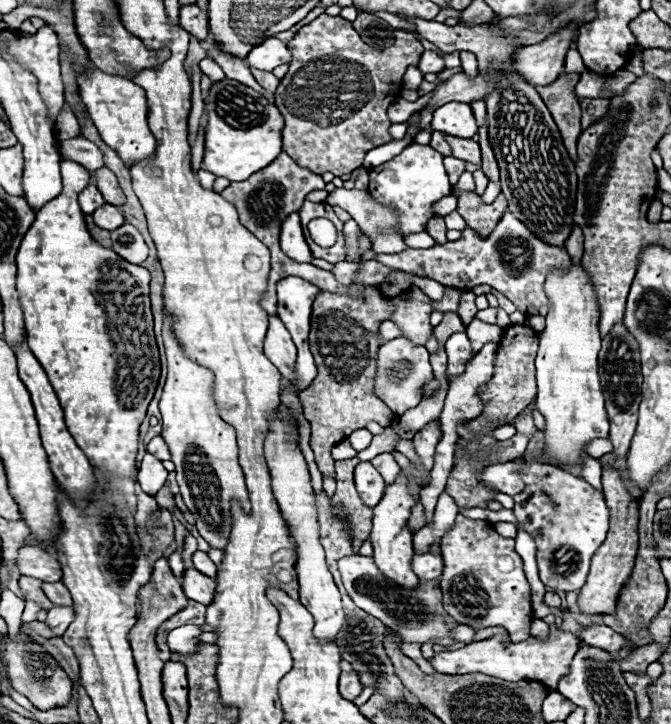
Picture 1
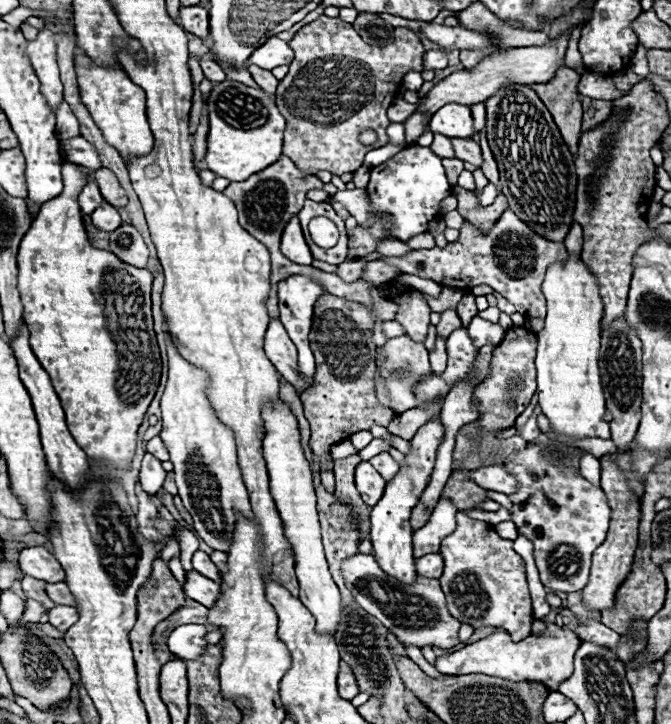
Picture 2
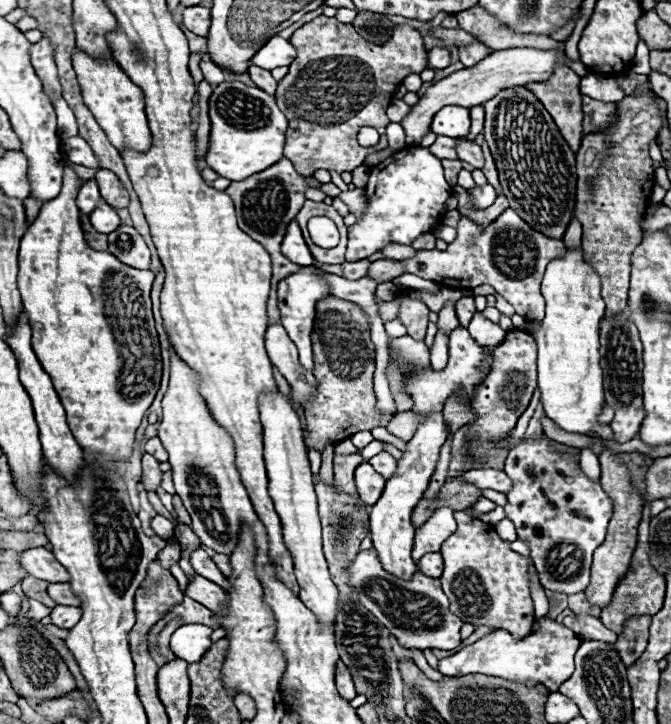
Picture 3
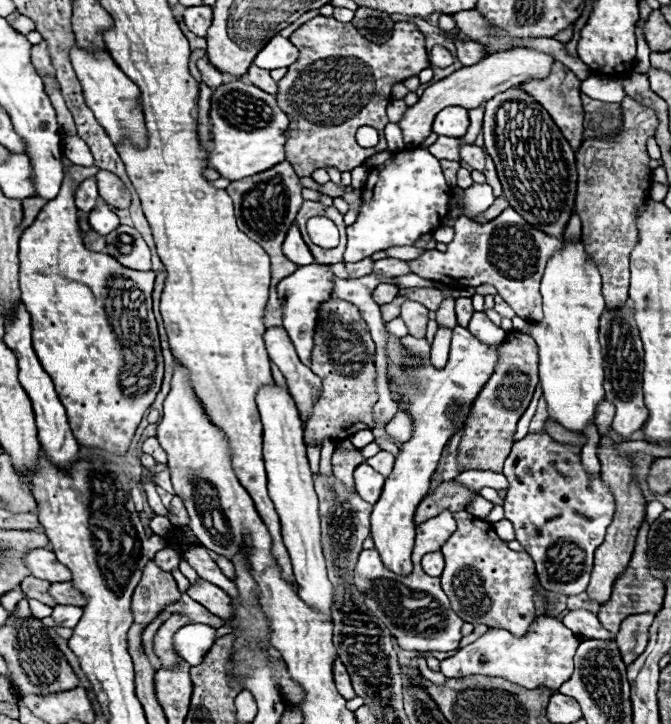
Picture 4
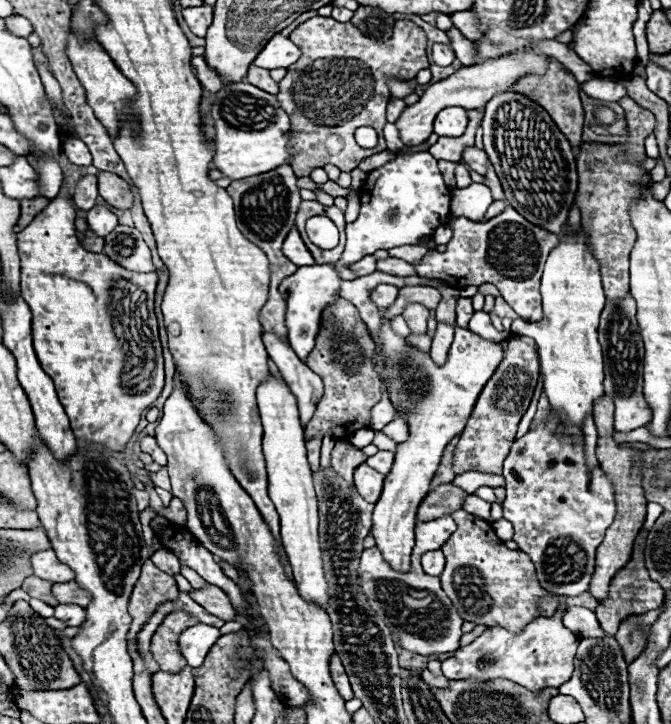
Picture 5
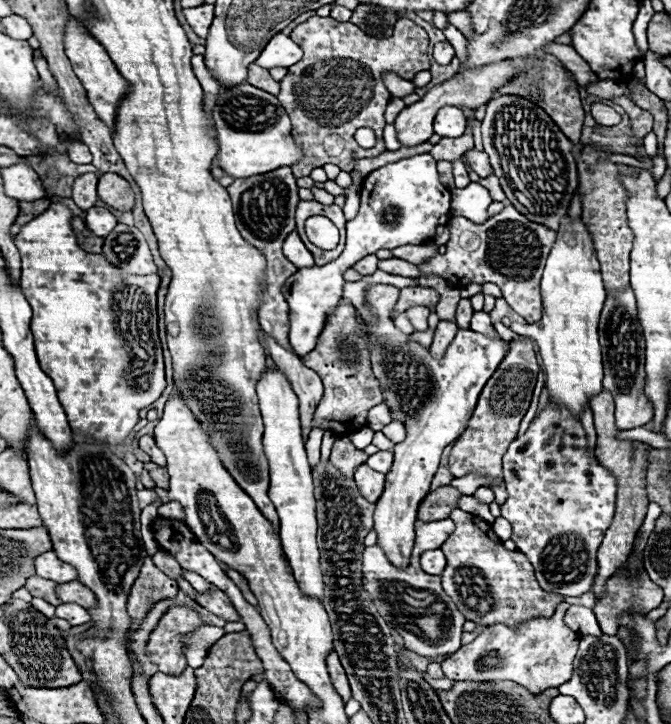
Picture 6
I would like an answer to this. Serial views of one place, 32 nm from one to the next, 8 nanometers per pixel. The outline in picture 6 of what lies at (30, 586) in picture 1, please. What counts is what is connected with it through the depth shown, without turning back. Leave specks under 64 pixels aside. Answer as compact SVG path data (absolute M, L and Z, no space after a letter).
M30 576L26 580L26 586L24 588L28 588L32 596L42 598L42 600L46 600L52 606L58 606L60 600L54 594L54 586L56 586L56 582L50 582L50 580L44 580L44 578L38 578L38 576Z

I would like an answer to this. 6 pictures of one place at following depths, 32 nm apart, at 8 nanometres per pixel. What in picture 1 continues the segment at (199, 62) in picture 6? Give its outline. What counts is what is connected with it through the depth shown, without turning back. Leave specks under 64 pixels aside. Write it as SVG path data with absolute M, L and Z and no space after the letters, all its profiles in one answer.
M204 58L202 62L200 62L200 70L212 80L212 82L218 82L218 80L222 80L224 78L224 72L222 72L222 68L212 60L212 58Z

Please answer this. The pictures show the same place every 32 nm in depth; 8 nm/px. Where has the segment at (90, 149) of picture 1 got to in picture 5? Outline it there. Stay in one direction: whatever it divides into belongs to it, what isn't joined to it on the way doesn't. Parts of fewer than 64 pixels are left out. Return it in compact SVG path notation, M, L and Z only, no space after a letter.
M76 136L64 140L64 154L70 158L72 164L78 164L78 166L90 166L92 164L92 154L88 152L88 146Z

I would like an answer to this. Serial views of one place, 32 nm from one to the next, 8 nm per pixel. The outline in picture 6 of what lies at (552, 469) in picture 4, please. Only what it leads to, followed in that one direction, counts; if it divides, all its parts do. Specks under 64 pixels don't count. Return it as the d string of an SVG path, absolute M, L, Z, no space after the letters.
M548 402L548 408L530 424L524 436L512 440L504 456L504 482L508 500L502 504L502 516L512 524L512 540L518 550L534 564L536 578L546 592L562 596L580 596L592 588L596 566L596 550L604 540L604 530L614 516L614 476L598 462L590 462L586 450L586 432L582 424L570 416L566 408Z

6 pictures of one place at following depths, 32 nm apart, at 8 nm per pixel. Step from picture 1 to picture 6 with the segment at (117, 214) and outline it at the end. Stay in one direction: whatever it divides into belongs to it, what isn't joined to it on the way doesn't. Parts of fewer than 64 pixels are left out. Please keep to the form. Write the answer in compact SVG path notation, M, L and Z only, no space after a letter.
M94 206L94 208L90 208L90 210L86 210L86 224L88 224L88 228L96 234L96 236L100 236L100 238L104 238L106 234L110 234L112 230L114 230L114 226L118 224L118 220L116 220L116 216L114 214L110 214L106 208L102 208L102 206Z

